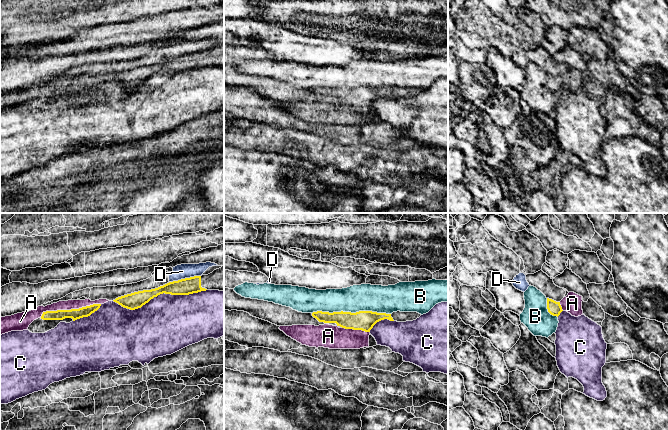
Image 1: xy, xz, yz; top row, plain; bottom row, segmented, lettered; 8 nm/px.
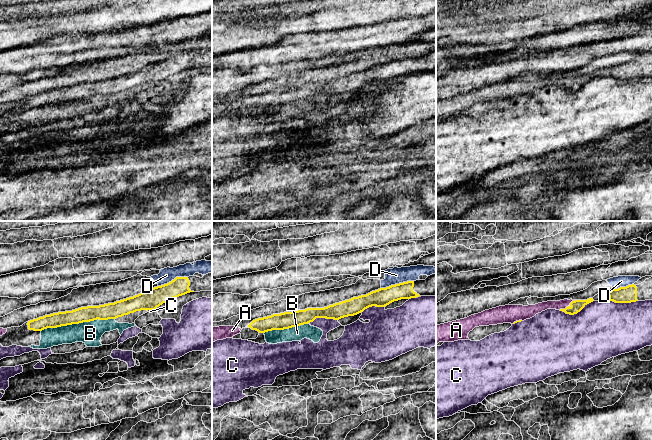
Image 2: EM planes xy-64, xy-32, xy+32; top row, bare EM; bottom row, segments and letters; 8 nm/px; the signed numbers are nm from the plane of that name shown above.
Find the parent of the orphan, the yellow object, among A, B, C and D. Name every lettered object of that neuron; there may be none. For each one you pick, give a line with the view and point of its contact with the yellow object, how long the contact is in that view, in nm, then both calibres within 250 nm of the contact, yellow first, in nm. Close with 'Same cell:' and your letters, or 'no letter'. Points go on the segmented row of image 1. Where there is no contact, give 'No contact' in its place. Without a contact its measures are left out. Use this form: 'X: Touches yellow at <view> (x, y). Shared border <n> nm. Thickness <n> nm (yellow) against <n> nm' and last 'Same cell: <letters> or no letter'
A: Touches yellow at xy (69, 310). Shared border 500 nm. Thickness 90 nm (yellow) against 80 nm
Same cell: A

